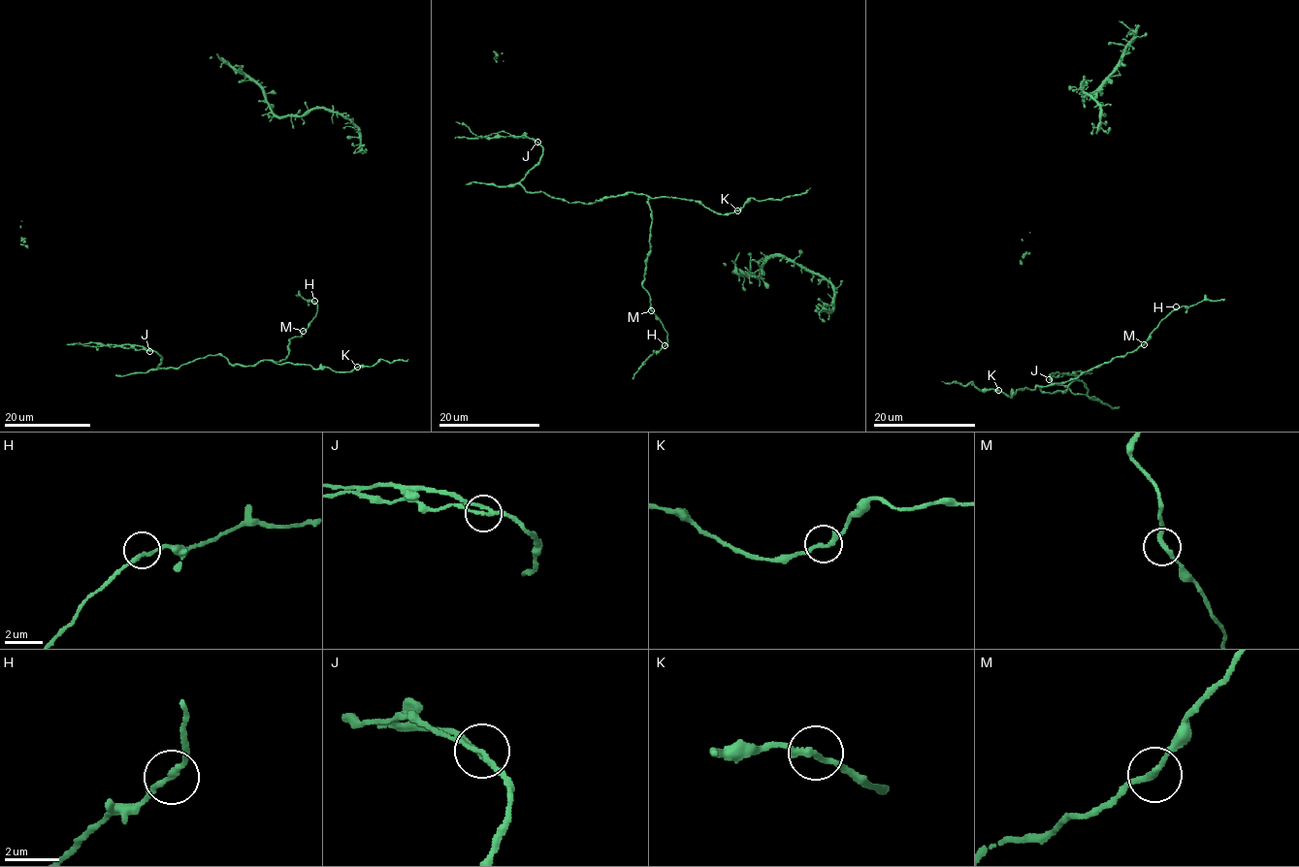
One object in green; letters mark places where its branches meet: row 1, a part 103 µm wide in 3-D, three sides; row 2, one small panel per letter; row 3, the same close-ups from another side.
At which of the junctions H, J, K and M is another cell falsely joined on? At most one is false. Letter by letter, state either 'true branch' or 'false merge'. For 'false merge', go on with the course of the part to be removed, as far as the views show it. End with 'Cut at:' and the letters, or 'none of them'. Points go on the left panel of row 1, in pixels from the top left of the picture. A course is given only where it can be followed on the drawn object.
H: true branch
J: false merge; foreign part runs (149, 351), (66, 344)
K: true branch
M: true branch
Cut at: J

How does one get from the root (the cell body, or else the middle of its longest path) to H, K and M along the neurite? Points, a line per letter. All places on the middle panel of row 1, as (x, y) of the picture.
H: (645, 268), (642, 287), (649, 295), (651, 310), (668, 335), (665, 345)
K: (645, 268), (650, 249), (649, 197), (698, 201), (721, 214), (737, 210)
M: (645, 268), (642, 287), (649, 295), (651, 310)

